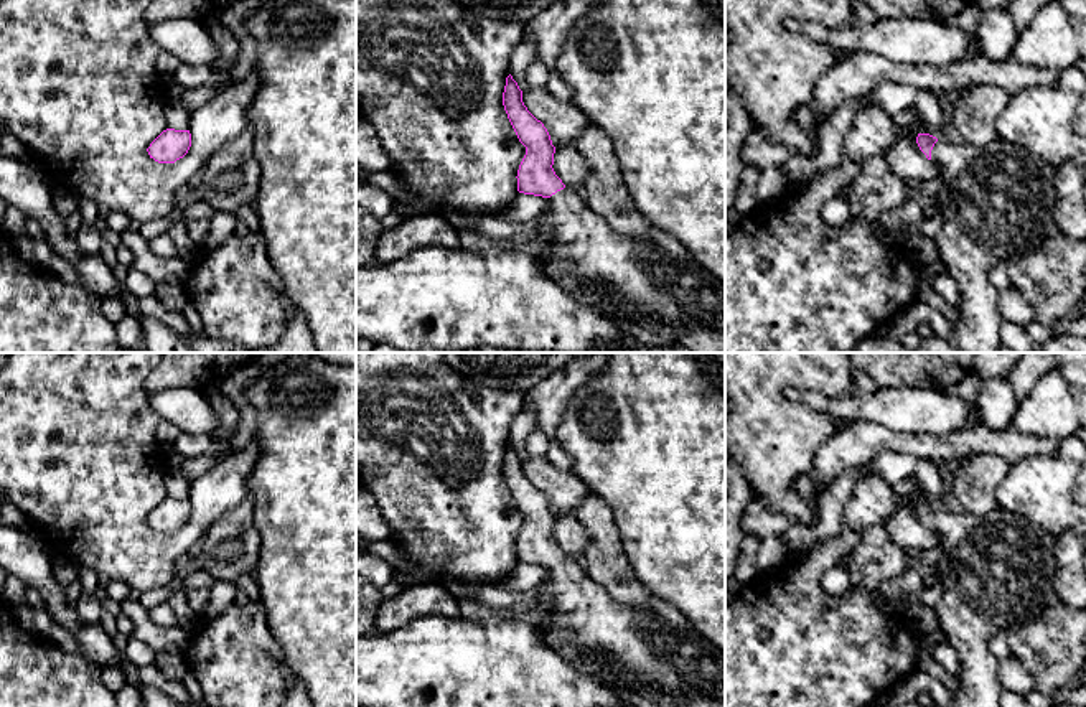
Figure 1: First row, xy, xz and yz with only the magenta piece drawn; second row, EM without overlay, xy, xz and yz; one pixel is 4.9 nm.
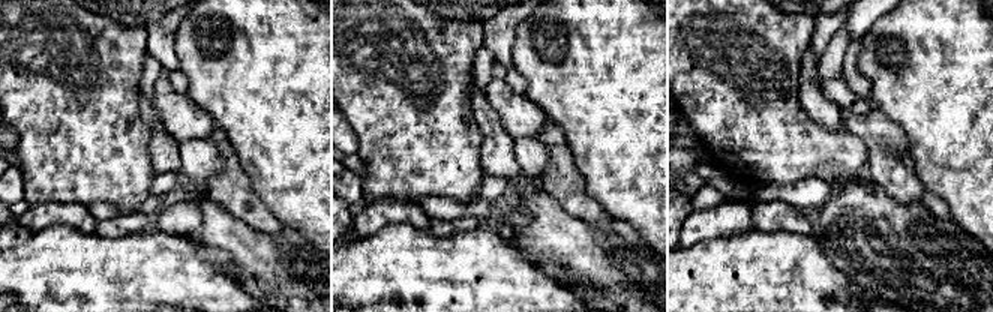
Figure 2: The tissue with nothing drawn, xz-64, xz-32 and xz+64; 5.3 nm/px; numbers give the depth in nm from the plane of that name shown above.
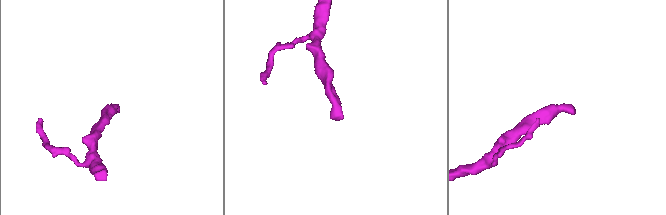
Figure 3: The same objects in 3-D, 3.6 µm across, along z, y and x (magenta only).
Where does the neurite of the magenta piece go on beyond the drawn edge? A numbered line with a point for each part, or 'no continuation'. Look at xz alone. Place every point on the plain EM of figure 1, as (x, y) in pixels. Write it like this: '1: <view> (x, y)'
1: xz (650, 663)

